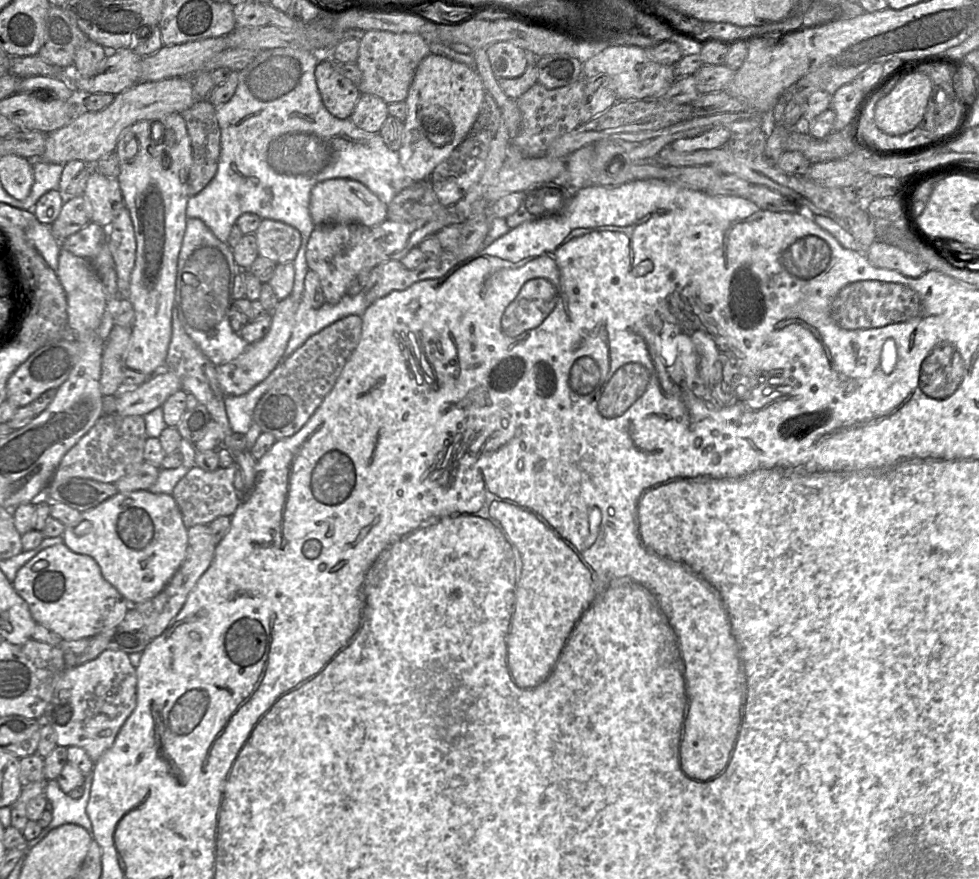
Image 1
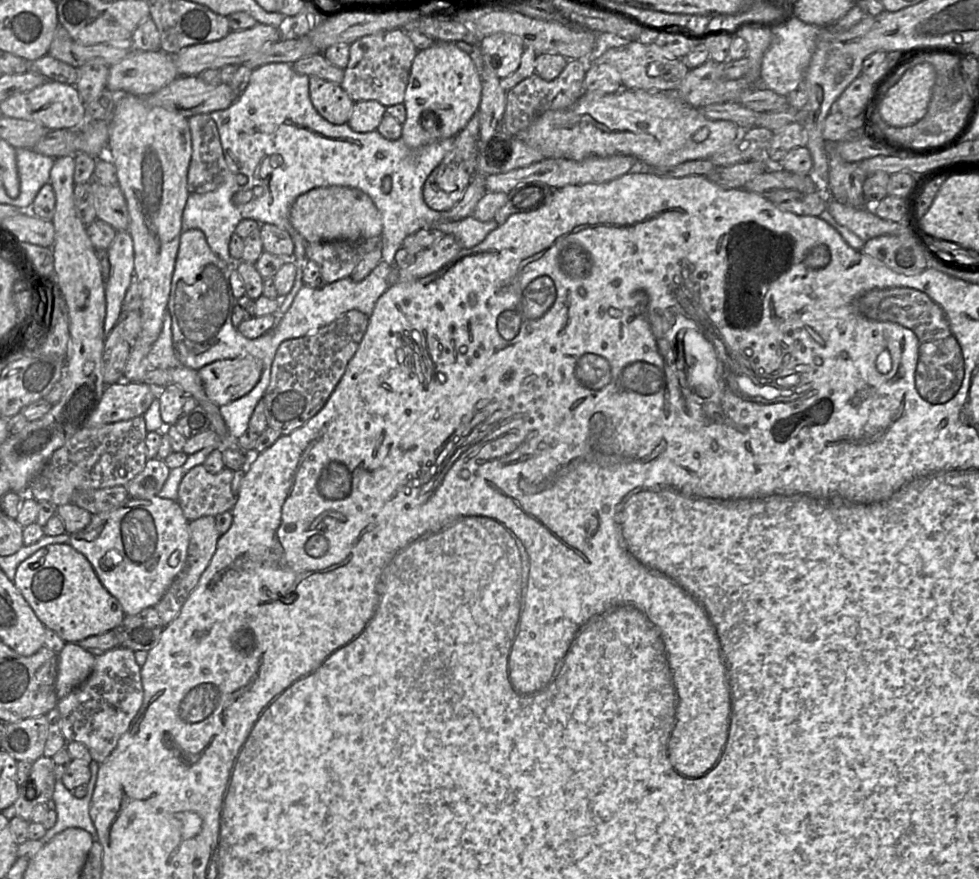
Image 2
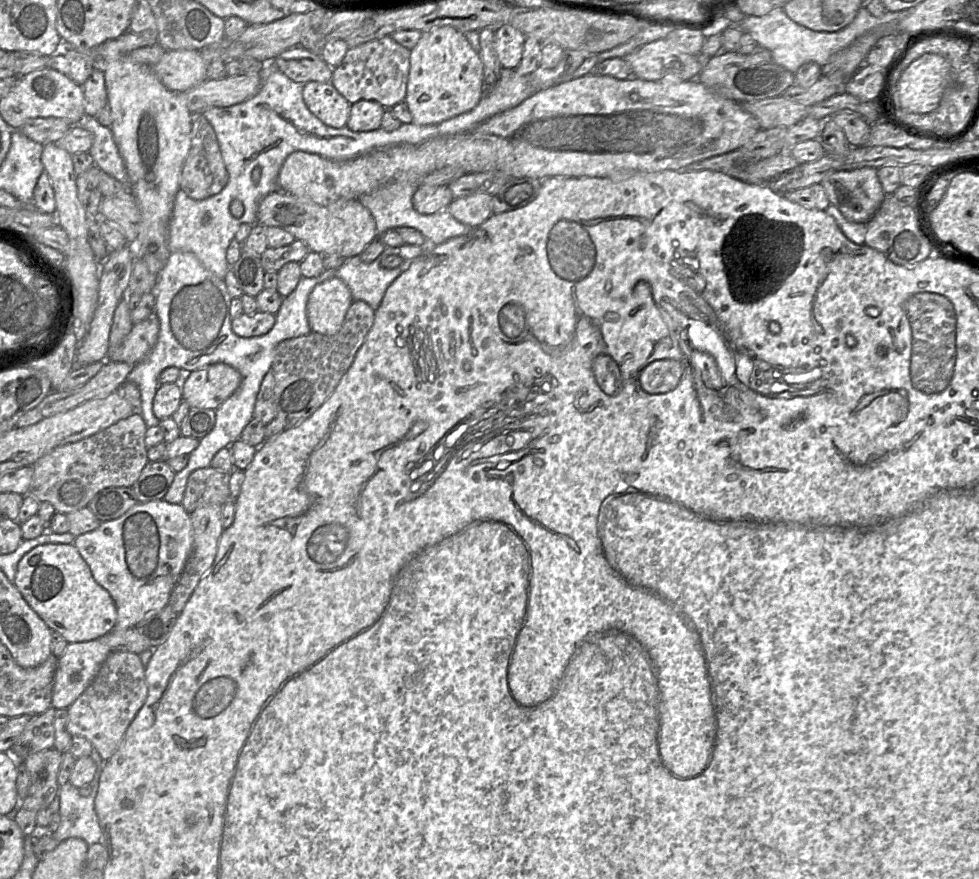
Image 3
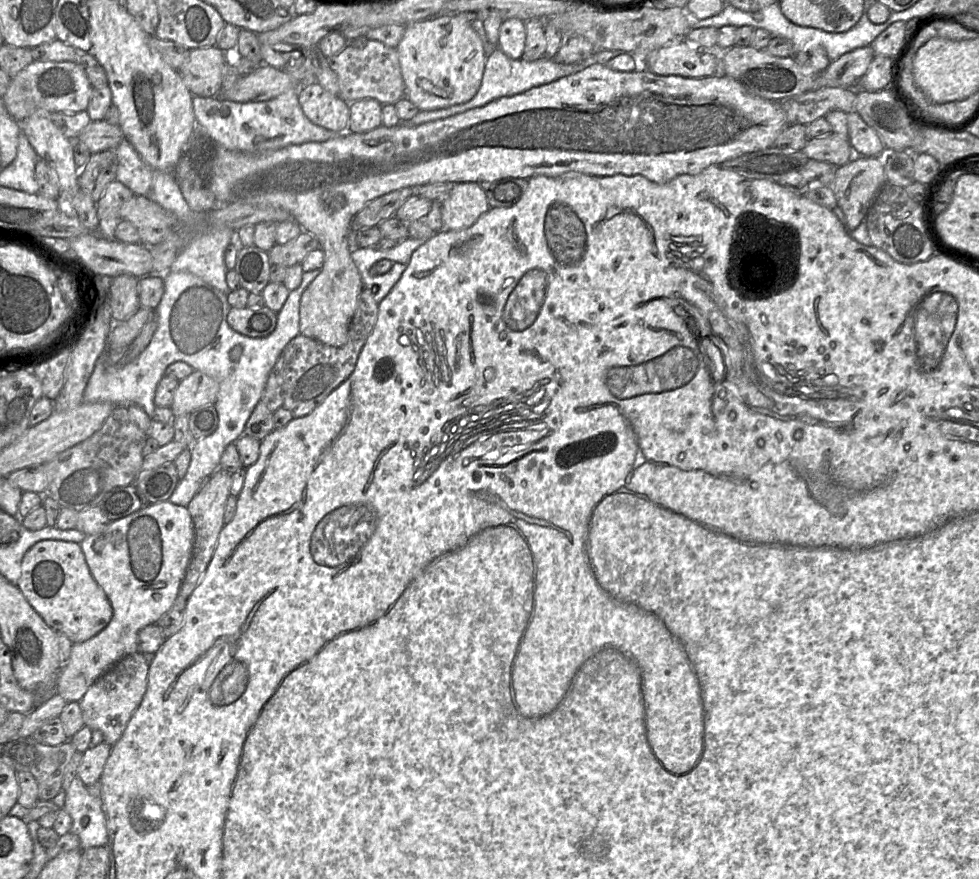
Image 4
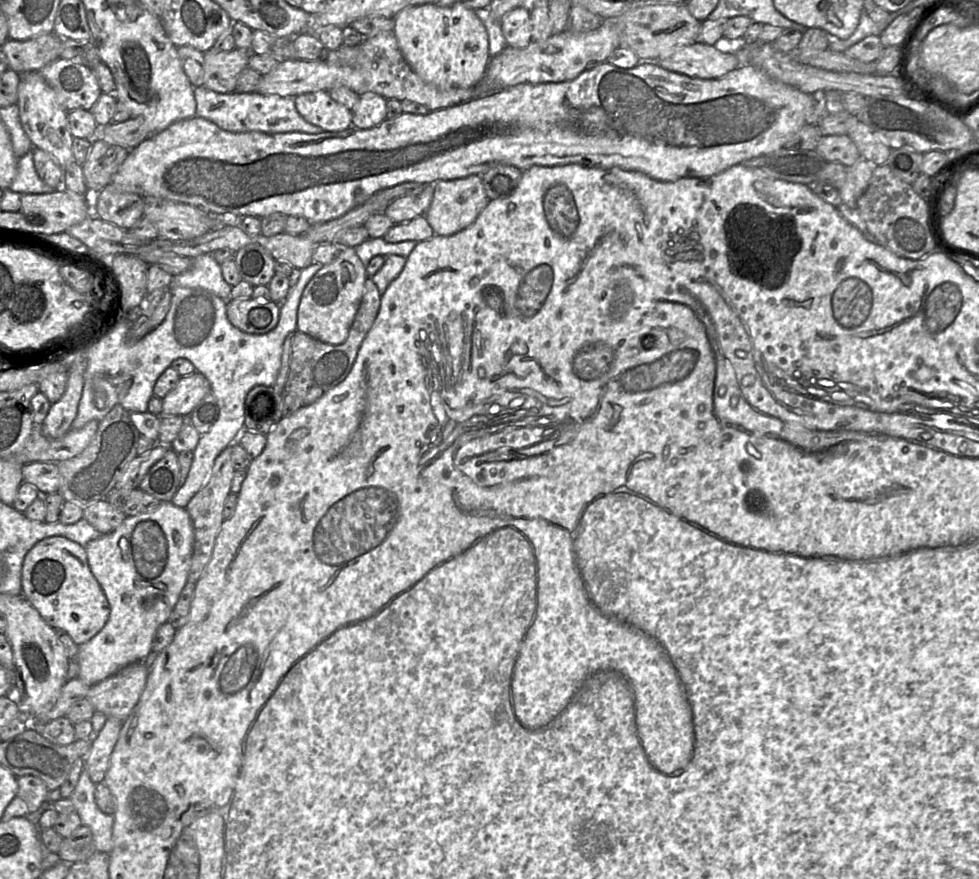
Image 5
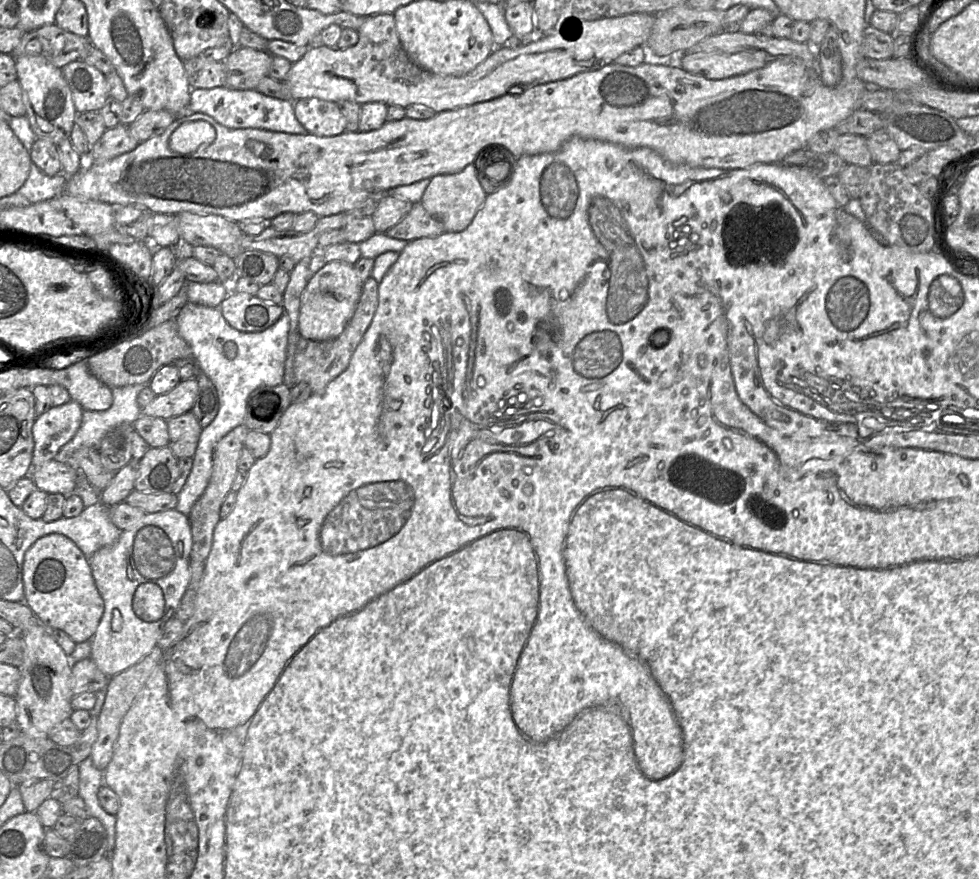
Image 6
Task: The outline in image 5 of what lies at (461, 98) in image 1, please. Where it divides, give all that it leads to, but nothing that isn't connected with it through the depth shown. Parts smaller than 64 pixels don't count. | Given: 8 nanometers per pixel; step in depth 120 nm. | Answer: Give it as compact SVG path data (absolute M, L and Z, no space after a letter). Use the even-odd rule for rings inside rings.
M424 4L401 10L394 21L394 34L405 60L425 82L444 88L470 88L484 77L490 61L488 34L474 10L461 4L449 7Z

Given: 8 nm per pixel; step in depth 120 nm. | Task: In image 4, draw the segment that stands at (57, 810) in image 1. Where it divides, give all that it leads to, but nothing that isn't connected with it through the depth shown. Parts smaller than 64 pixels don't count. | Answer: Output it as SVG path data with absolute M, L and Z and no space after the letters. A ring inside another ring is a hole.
M75 777L67 789L62 809L72 818L70 832L79 837L81 849L106 846L107 827L102 800L91 796L79 777Z

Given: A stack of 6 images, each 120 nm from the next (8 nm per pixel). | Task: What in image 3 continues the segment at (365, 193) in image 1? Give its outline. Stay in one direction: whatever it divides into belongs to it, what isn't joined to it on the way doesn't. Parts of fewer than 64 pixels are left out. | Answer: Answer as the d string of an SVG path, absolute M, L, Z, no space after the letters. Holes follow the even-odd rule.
M282 190L274 191L261 200L256 223L283 228L304 242L310 251L323 256L347 258L360 255L378 237L375 219L359 199L338 199L323 206Z

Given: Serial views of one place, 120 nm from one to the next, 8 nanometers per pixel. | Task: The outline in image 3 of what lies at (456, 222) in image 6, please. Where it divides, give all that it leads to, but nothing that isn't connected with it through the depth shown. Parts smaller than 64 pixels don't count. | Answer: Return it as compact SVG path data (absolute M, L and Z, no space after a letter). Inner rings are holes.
M478 193L454 199L447 210L459 222L475 228L484 223L492 213L490 194Z

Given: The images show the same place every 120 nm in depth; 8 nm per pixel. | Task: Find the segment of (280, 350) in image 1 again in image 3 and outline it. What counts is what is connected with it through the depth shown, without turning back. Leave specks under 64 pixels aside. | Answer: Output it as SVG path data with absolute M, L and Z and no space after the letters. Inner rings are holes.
M215 363L185 373L181 381L182 398L190 407L215 410L239 387L240 372L225 363Z

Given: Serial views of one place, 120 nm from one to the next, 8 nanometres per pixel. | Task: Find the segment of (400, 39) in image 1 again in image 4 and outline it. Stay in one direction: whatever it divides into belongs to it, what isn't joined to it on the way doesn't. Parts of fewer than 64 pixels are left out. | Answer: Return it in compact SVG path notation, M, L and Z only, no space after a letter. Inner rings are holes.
M367 40L363 46L347 45L334 57L327 57L330 68L337 74L339 96L348 103L372 98L382 105L394 105L405 97L405 85L396 48L376 40Z

